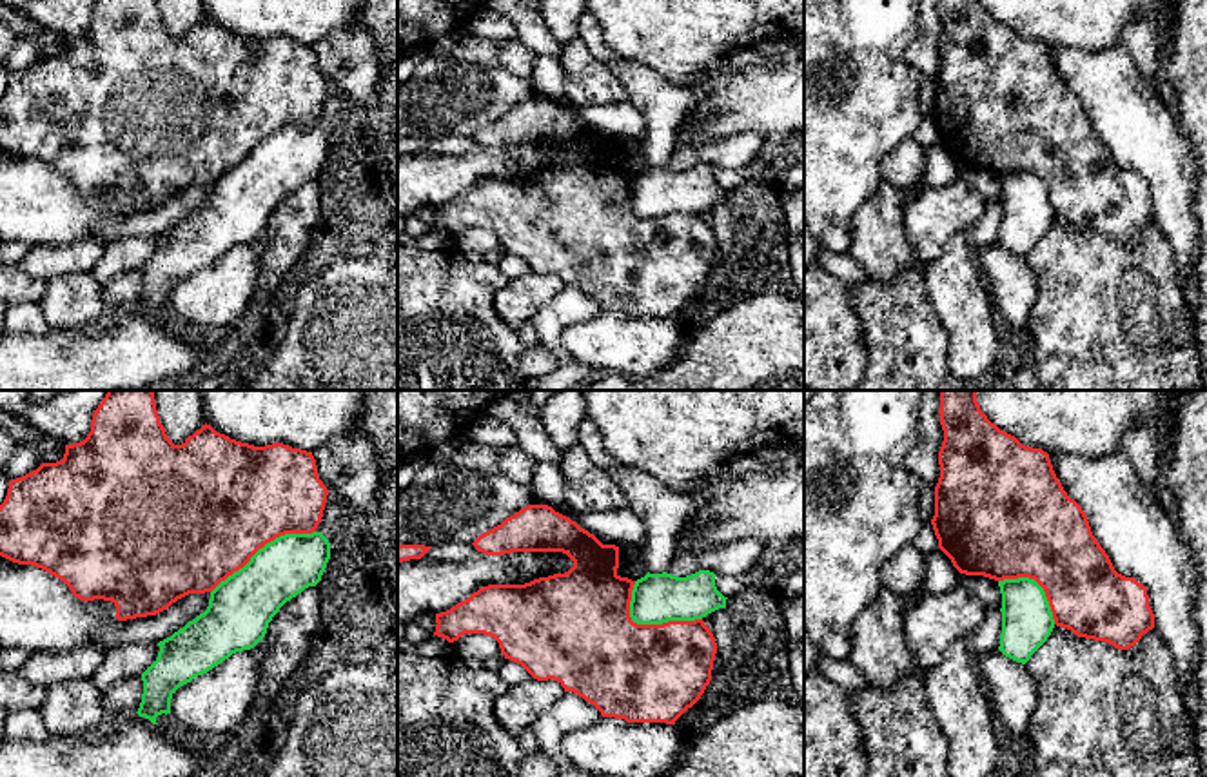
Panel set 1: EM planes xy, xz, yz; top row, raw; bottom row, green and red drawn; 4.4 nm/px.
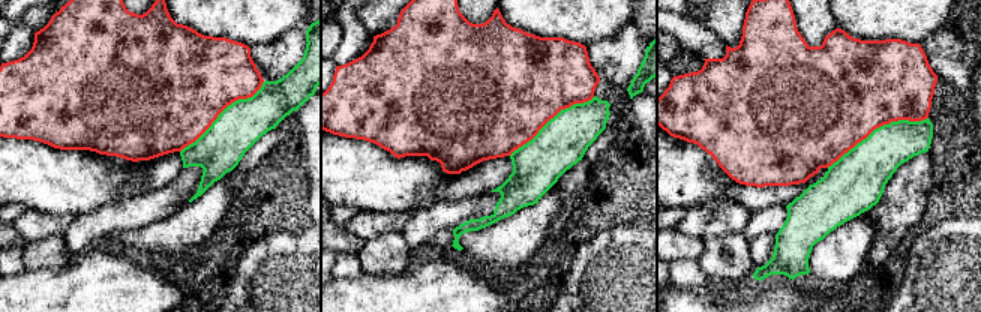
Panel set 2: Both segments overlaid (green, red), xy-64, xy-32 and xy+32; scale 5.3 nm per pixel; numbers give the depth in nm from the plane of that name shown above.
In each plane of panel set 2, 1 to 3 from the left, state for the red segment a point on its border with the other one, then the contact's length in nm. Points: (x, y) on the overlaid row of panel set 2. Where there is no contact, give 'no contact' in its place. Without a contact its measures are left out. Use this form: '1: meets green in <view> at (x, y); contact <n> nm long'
1: meets green in xy-64 at (222, 111); contact 600 nm long
2: meets green in xy-32 at (551, 119); contact 550 nm long
3: meets green in xy+32 at (878, 128); contact 600 nm long

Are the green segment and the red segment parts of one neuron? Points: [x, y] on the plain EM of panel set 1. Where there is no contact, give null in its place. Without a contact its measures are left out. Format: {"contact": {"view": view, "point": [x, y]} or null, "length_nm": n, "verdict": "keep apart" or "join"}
{"contact": {"view": "xz", "point": [648, 216]}, "length_nm": 340, "verdict": "join"}

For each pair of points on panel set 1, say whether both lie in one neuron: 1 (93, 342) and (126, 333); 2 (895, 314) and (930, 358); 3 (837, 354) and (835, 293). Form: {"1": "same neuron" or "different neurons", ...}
{"1": "same neuron", "2": "same neuron", "3": "same neuron"}

